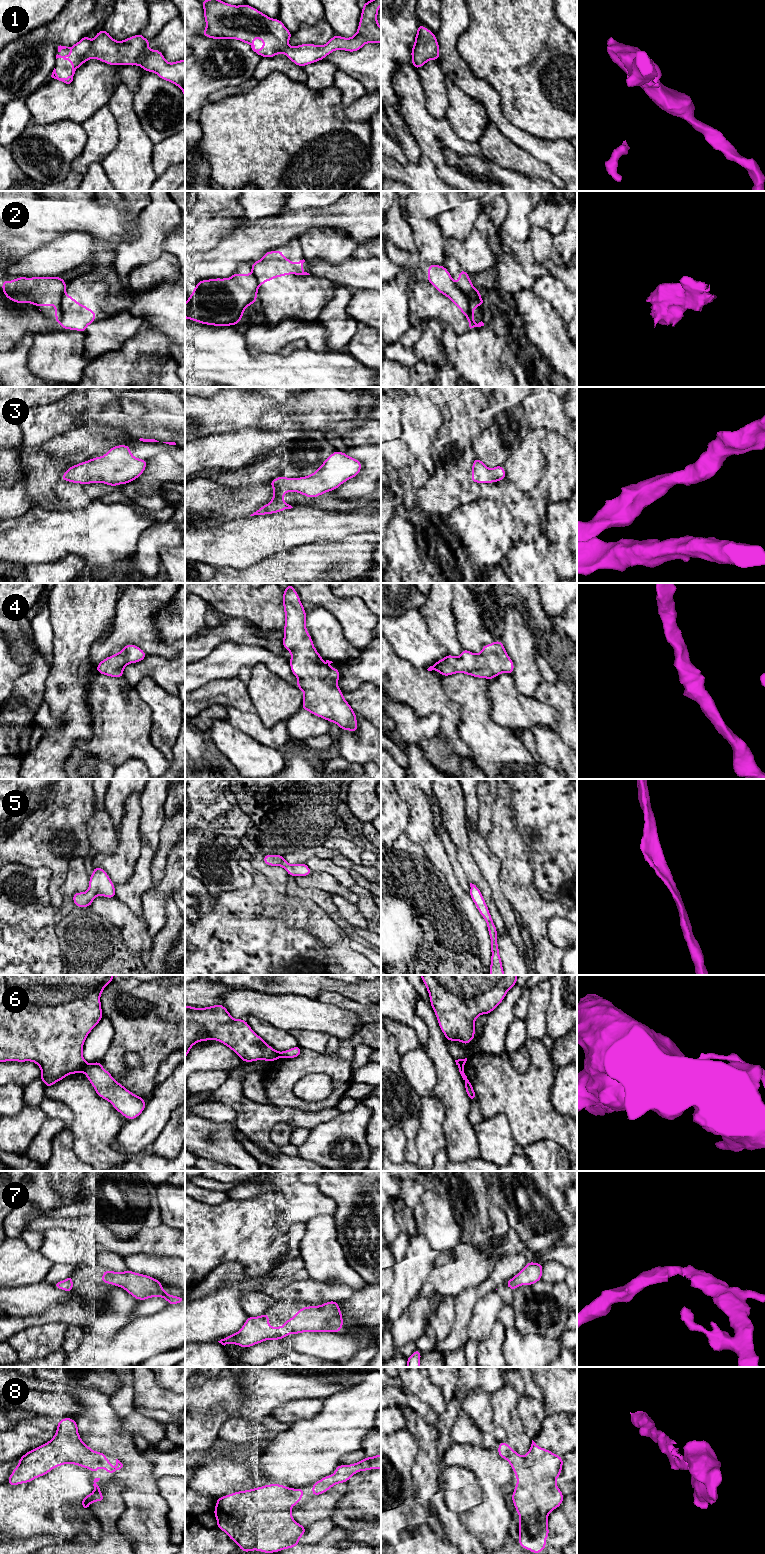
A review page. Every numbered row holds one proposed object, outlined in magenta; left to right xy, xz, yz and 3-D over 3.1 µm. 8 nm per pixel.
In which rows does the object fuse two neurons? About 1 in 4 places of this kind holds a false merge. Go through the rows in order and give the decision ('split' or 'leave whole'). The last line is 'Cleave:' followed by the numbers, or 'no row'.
1: leave whole
2: split
3: leave whole
4: leave whole
5: leave whole
6: split
7: leave whole
8: leave whole
Cleave: 2, 6

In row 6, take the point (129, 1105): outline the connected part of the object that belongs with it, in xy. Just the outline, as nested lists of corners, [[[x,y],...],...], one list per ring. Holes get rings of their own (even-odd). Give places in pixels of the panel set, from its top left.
[[[100,1061],[87,1063],[83,1072],[95,1089],[96,1094],[110,1102],[127,1119],[133,1120],[144,1111],[147,1105],[144,1099],[115,1081],[113,1076],[102,1067]]]

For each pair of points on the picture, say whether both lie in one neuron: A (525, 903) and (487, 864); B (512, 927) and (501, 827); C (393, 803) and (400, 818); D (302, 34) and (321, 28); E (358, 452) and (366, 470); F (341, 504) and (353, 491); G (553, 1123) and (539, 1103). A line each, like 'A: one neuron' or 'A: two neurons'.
A: two neurons
B: two neurons
C: one neuron
D: one neuron
E: one neuron
F: two neurons
G: one neuron

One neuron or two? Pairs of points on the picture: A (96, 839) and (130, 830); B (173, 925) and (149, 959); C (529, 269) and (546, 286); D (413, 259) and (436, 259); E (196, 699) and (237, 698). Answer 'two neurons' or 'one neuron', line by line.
A: two neurons
B: one neuron
C: two neurons
D: two neurons
E: one neuron

